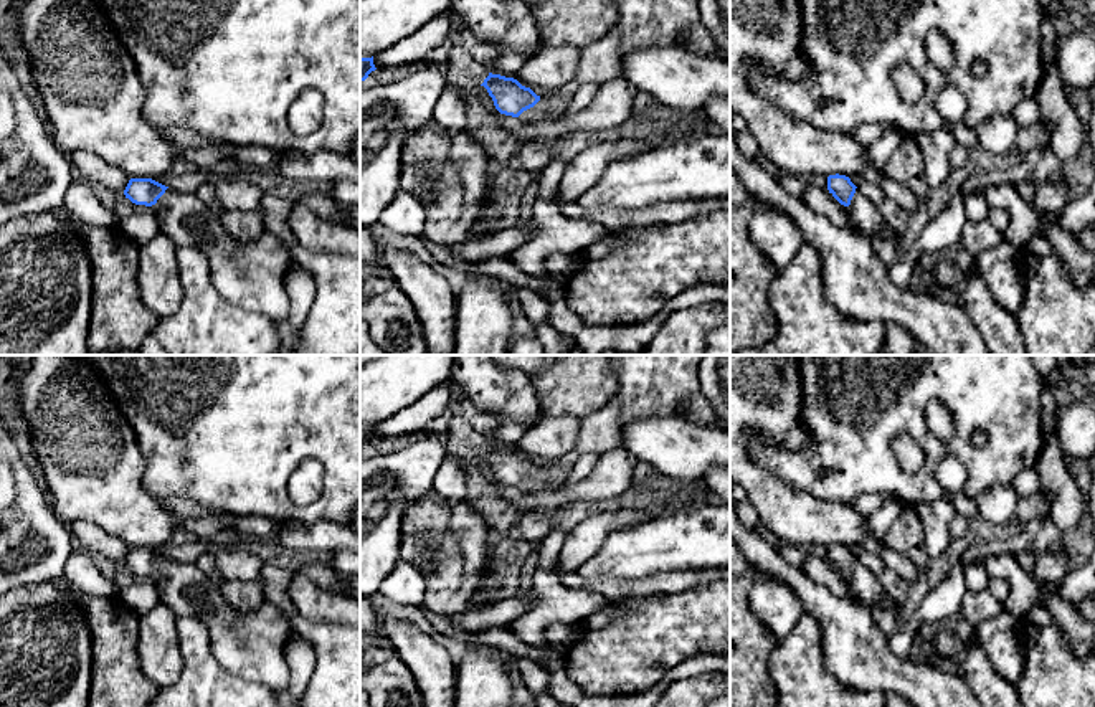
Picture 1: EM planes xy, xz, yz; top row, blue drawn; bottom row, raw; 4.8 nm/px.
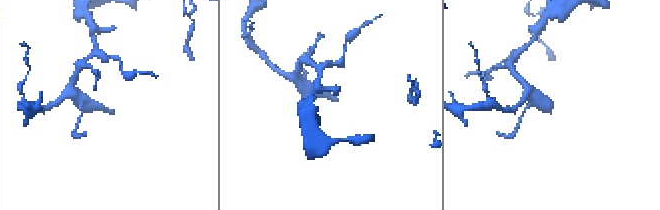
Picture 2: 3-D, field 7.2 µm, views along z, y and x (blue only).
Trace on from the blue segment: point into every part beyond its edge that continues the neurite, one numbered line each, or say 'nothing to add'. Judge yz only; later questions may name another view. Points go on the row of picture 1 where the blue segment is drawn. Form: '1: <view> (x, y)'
1: yz (866, 218)

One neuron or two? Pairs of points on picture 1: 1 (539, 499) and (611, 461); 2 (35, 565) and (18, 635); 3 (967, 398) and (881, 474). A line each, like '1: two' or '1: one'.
1: one
2: two
3: one

